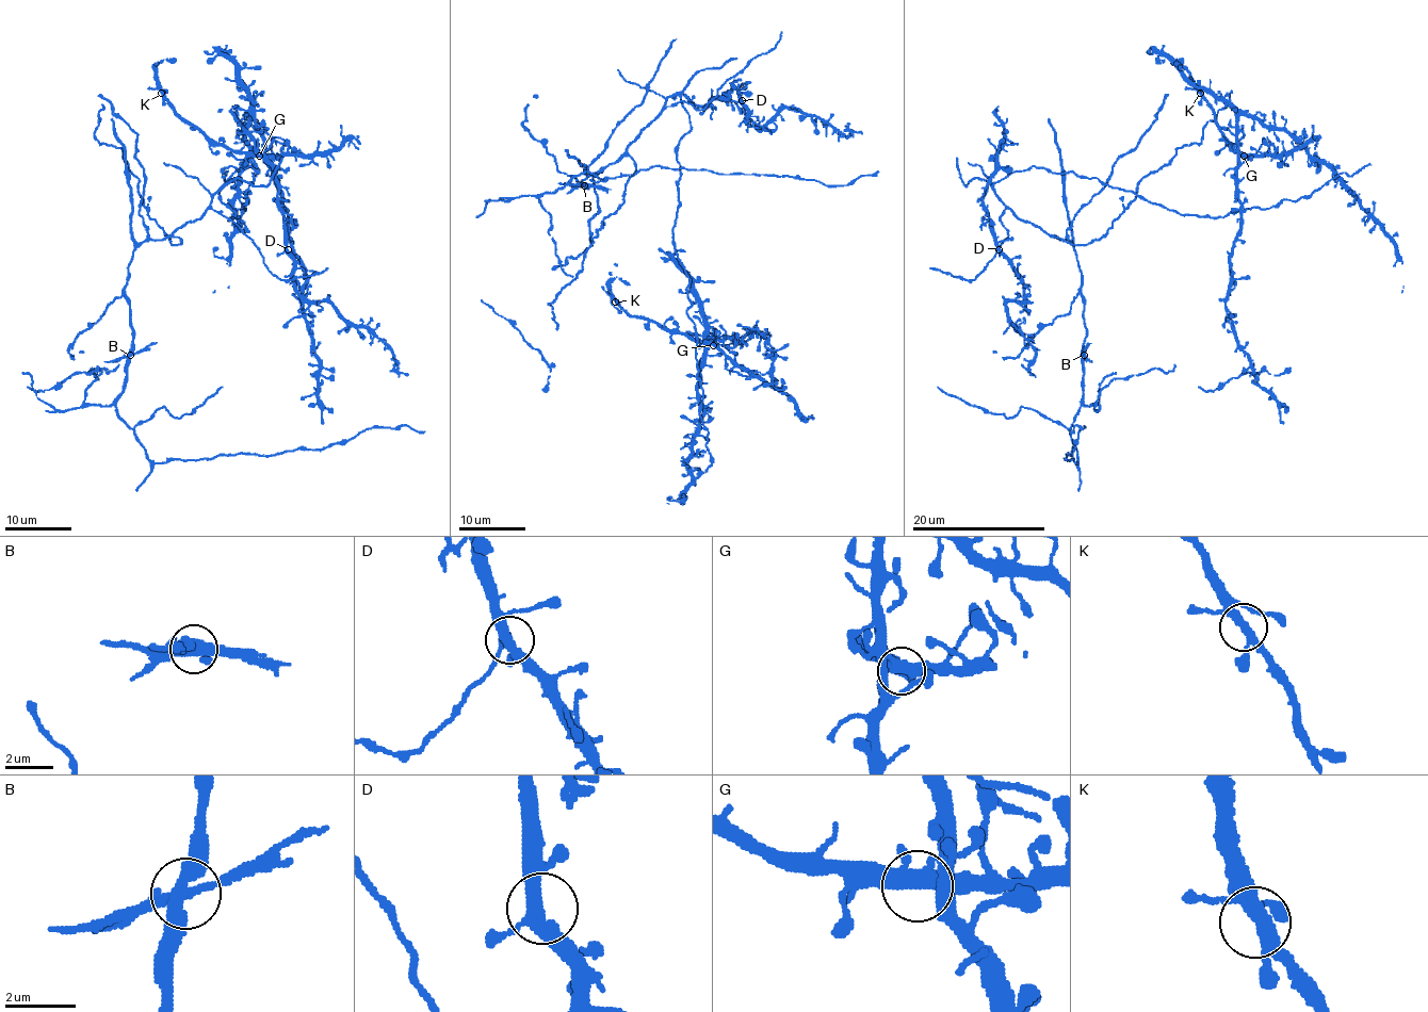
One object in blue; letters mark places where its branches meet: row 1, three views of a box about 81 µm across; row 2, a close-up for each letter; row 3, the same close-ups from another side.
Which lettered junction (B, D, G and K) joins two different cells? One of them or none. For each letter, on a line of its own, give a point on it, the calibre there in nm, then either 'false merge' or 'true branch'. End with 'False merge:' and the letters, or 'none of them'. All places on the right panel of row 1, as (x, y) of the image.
B: place (1084, 355); calibre 320 nm; false merge
D: place (999, 249); calibre 360 nm; true branch
G: place (1244, 156); calibre 360 nm; true branch
K: place (1200, 93); calibre 320 nm; true branch
False merge: B

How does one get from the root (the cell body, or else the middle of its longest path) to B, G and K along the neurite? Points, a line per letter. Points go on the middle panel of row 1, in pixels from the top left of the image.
B: (678, 182), (677, 149), (690, 129), (690, 116), (678, 96), (669, 96), (627, 150), (579, 182), (583, 185)
G: (678, 182), (674, 245), (690, 280), (707, 441), (698, 370), (713, 345)
K: (678, 182), (674, 245), (690, 280), (707, 441), (698, 370), (716, 338), (693, 341), (615, 302)

